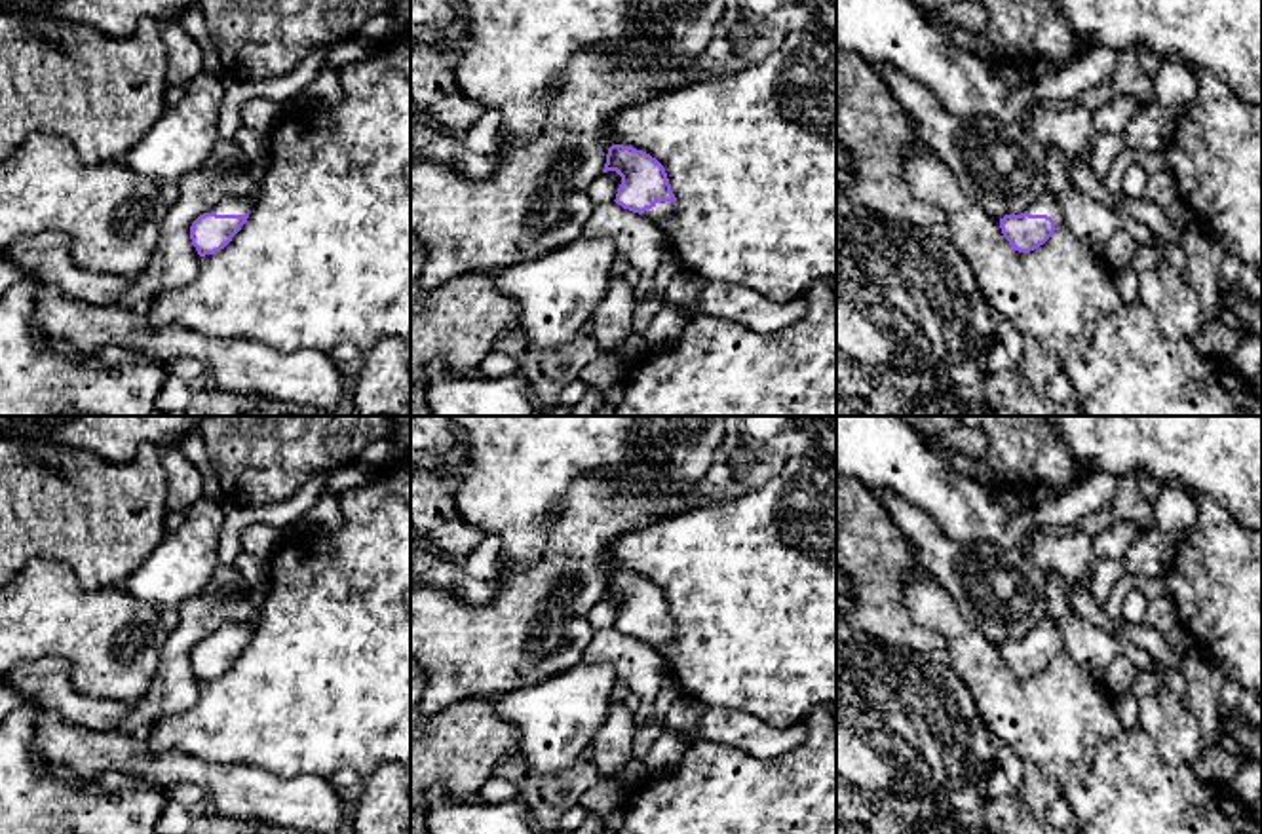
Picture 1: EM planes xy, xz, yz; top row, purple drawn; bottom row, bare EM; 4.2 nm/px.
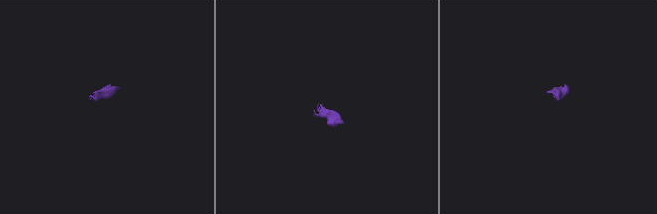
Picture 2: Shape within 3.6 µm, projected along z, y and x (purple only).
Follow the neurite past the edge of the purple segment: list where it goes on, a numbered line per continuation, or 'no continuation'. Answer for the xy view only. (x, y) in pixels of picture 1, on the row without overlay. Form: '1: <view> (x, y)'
1: xy (232, 631)

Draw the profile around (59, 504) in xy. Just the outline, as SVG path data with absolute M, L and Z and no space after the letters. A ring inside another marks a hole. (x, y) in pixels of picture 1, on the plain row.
M0 433L0 587L8 585L29 560L68 564L86 591L125 587L129 576L165 538L167 475L160 446L144 443L131 464L105 464L87 450Z

